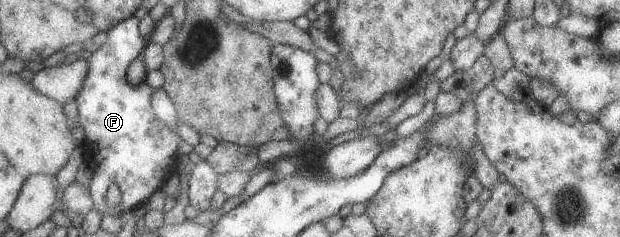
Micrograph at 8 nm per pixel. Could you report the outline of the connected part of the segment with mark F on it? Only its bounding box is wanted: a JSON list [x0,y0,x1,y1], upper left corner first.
[78,18,182,216]

